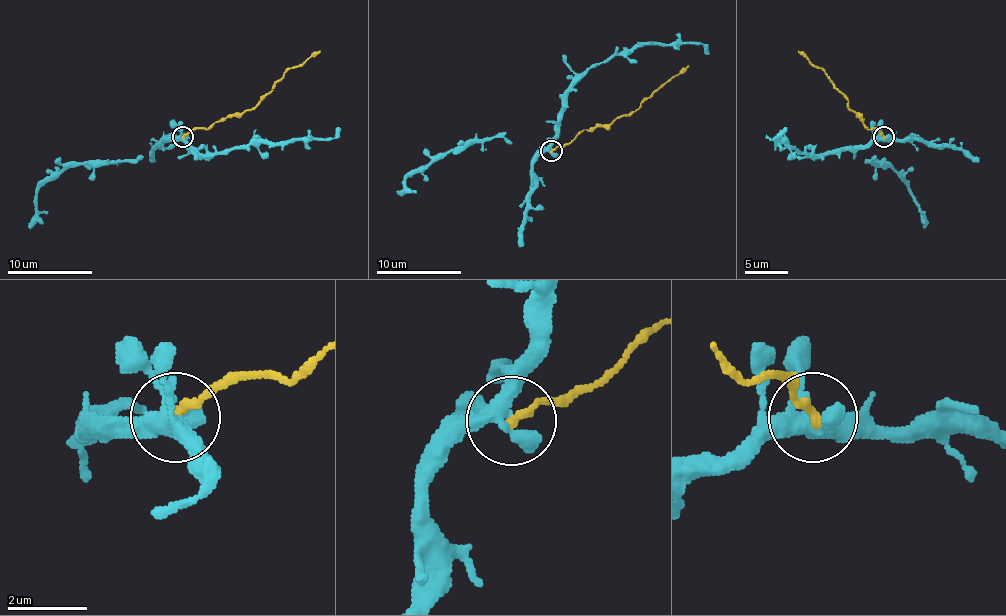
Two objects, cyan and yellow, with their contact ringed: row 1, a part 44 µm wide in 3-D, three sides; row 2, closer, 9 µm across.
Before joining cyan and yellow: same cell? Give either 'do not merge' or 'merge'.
do not merge

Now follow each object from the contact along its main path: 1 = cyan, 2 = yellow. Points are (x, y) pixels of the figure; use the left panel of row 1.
1: (182, 138), (195, 151), (222, 153), (246, 145), (333, 138), (339, 128)
2: (182, 136), (197, 128), (207, 130), (216, 121), (252, 109), (290, 68), (320, 51)

